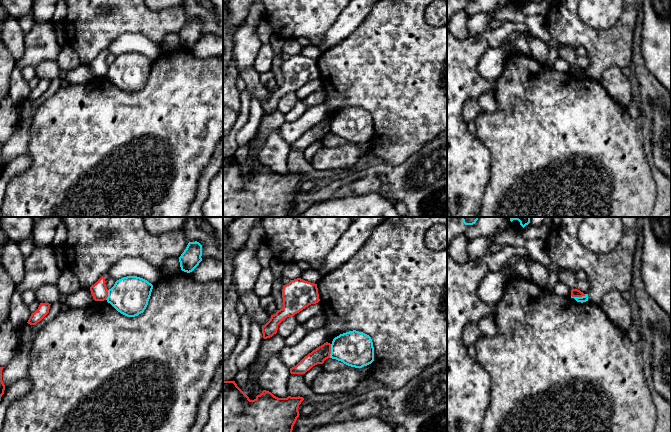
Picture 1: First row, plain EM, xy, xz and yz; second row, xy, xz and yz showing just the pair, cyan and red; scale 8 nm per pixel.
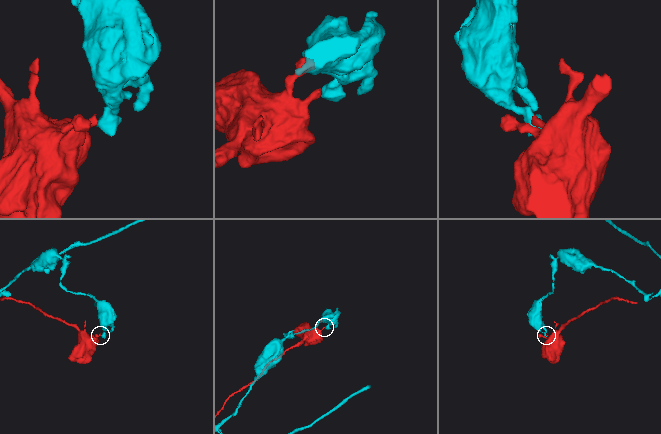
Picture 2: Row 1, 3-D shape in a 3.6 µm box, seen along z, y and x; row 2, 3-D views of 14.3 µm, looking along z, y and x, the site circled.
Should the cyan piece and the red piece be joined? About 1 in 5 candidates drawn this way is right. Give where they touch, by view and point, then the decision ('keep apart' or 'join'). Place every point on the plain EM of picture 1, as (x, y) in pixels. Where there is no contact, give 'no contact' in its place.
meets cyan in yz at (578, 73); keep apart

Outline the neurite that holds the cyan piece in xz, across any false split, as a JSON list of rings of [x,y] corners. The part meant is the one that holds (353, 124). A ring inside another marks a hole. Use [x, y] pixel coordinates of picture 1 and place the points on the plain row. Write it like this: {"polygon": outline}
{"polygon": [[[356,106],[340,110],[332,117],[330,134],[355,144],[367,142],[374,137],[372,115]]]}

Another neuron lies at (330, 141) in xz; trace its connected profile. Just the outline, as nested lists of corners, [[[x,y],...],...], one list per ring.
[[[328,134],[323,139],[324,147],[326,148],[338,148],[345,144],[349,143],[348,141],[344,140],[341,137],[336,135]]]

